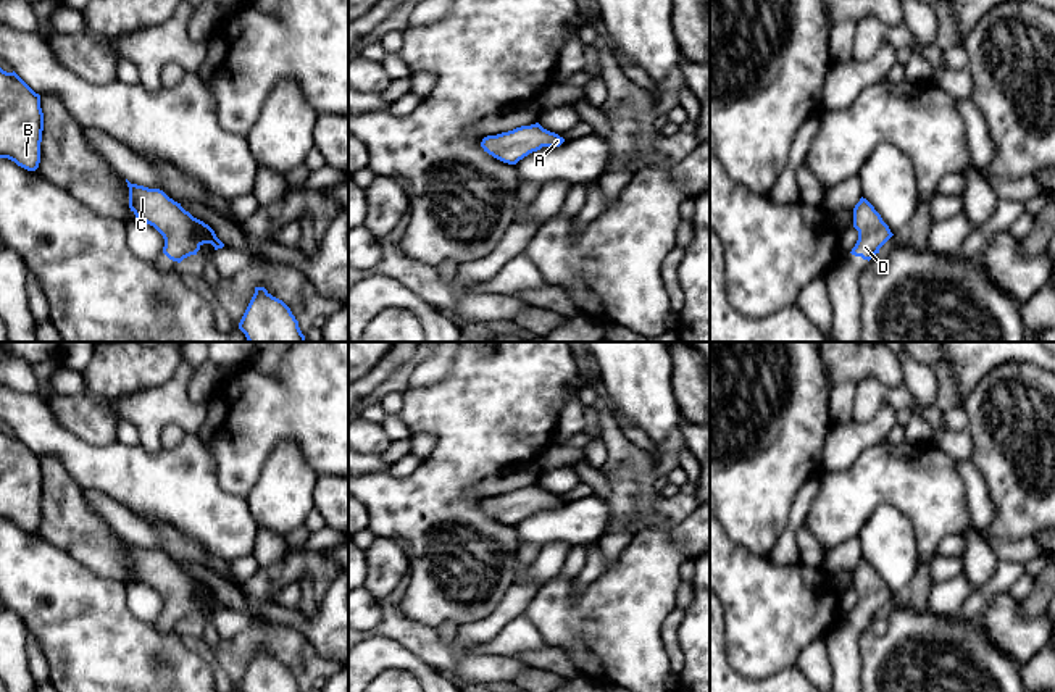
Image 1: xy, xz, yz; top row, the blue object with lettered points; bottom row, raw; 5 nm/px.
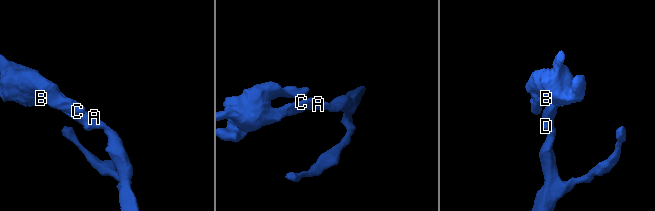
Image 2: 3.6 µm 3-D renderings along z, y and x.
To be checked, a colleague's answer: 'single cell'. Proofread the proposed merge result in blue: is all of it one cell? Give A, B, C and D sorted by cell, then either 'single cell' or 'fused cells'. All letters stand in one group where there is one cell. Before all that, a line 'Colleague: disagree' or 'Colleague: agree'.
Colleague: agree
groups A B C D; single cell

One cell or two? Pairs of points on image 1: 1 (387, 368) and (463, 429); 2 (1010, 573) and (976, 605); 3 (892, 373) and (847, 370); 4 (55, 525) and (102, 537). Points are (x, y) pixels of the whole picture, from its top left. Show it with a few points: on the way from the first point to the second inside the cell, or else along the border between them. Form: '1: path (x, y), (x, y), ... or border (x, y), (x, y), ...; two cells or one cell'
1: border (447, 376), (431, 384), (408, 387); two cells
2: path (1002, 579), (983, 597); one cell
3: path (881, 368), (859, 368); one cell
4: path (66, 525), (73, 525), (91, 537); one cell

